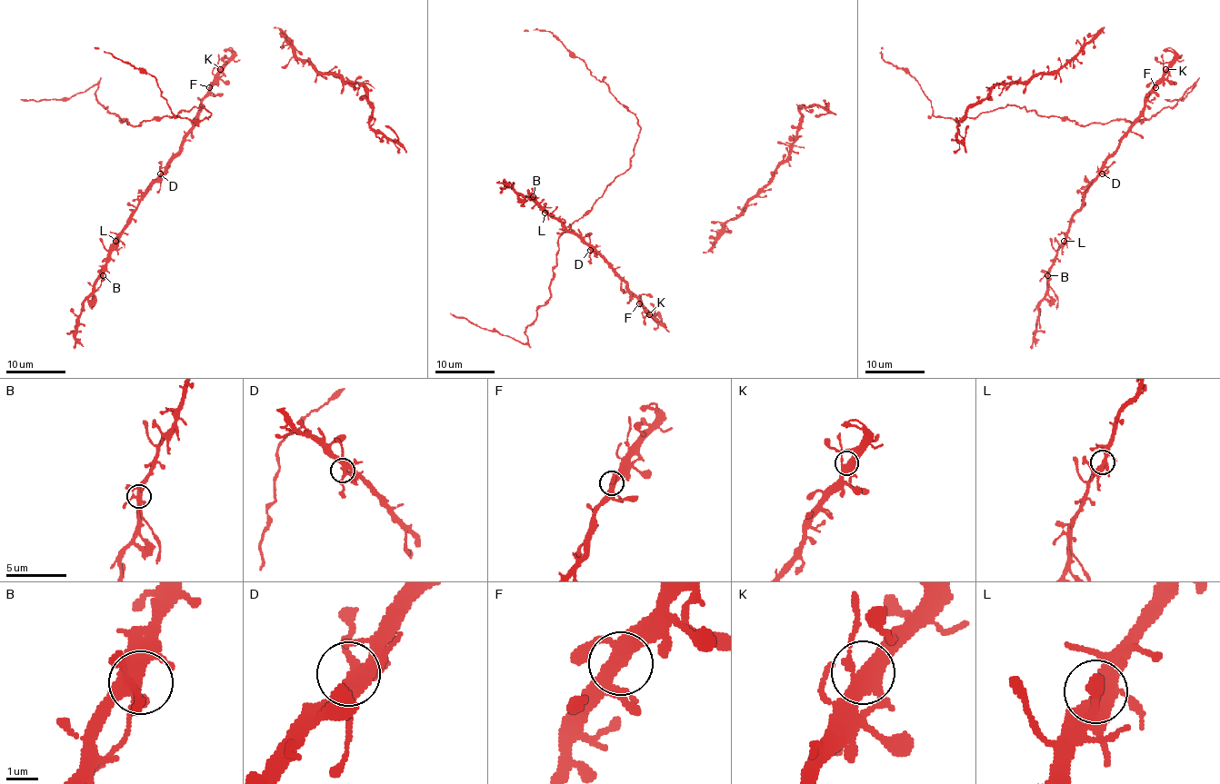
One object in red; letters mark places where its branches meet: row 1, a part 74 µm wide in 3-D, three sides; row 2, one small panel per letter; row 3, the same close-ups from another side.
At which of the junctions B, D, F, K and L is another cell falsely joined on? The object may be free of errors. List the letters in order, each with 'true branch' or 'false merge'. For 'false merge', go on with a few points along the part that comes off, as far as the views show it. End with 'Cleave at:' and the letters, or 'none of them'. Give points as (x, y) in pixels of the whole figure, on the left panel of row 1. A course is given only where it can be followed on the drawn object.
B: false merge | (104, 275), (101, 287), (93, 294), (92, 309)
D: true branch
F: true branch
K: true branch
L: true branch
Cleave at: B

